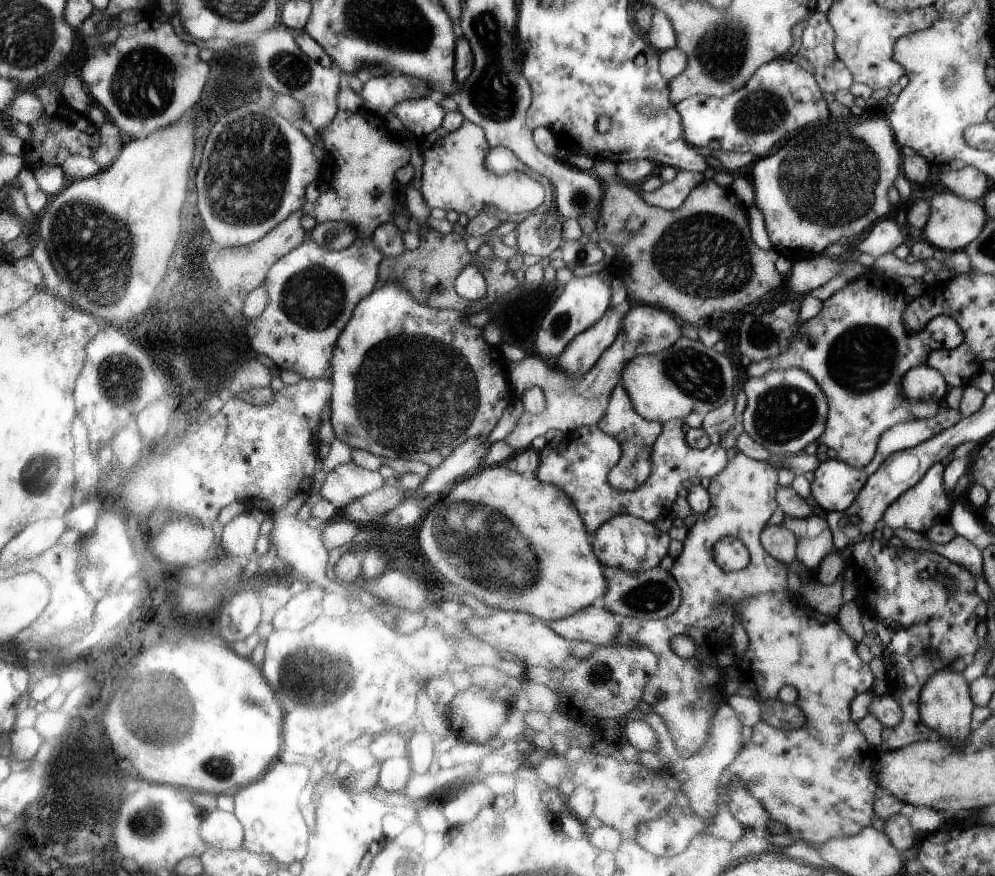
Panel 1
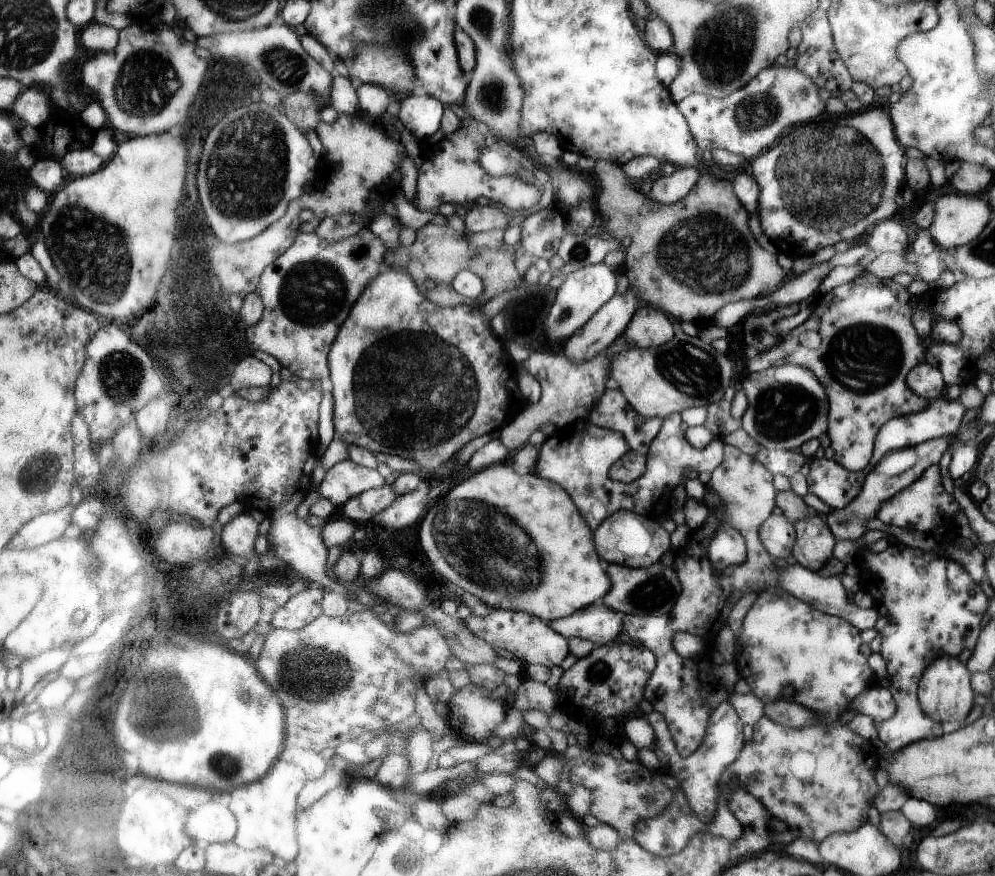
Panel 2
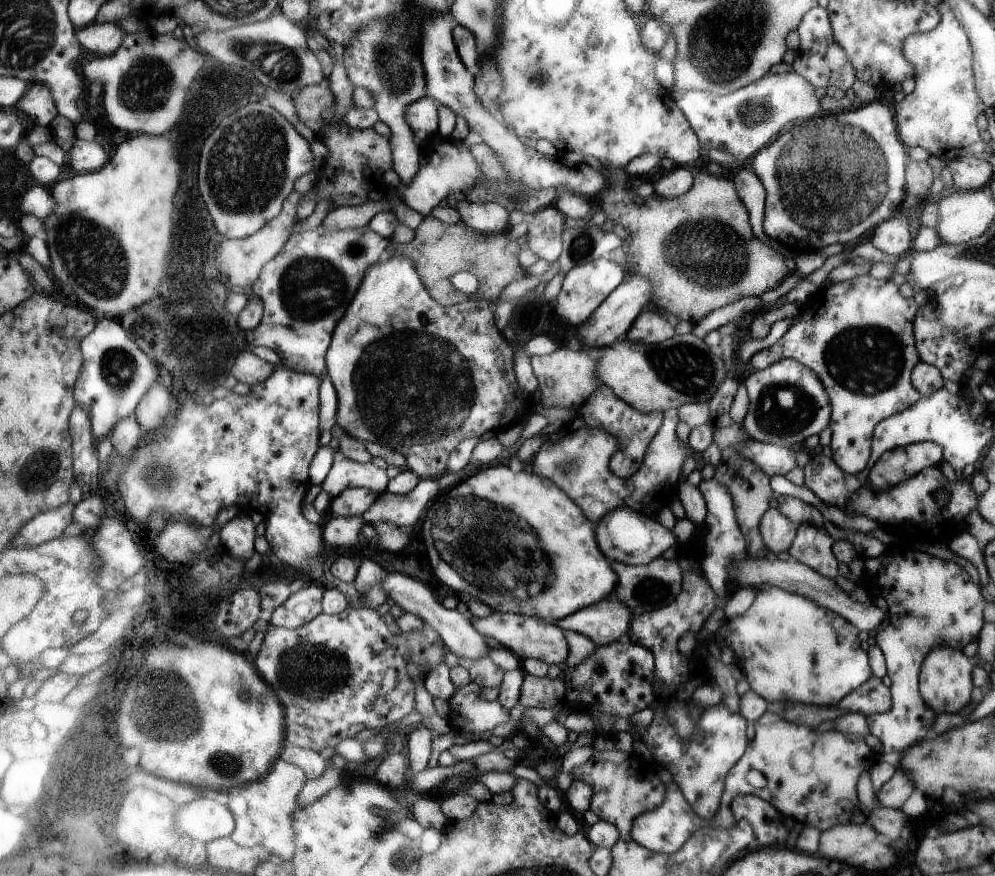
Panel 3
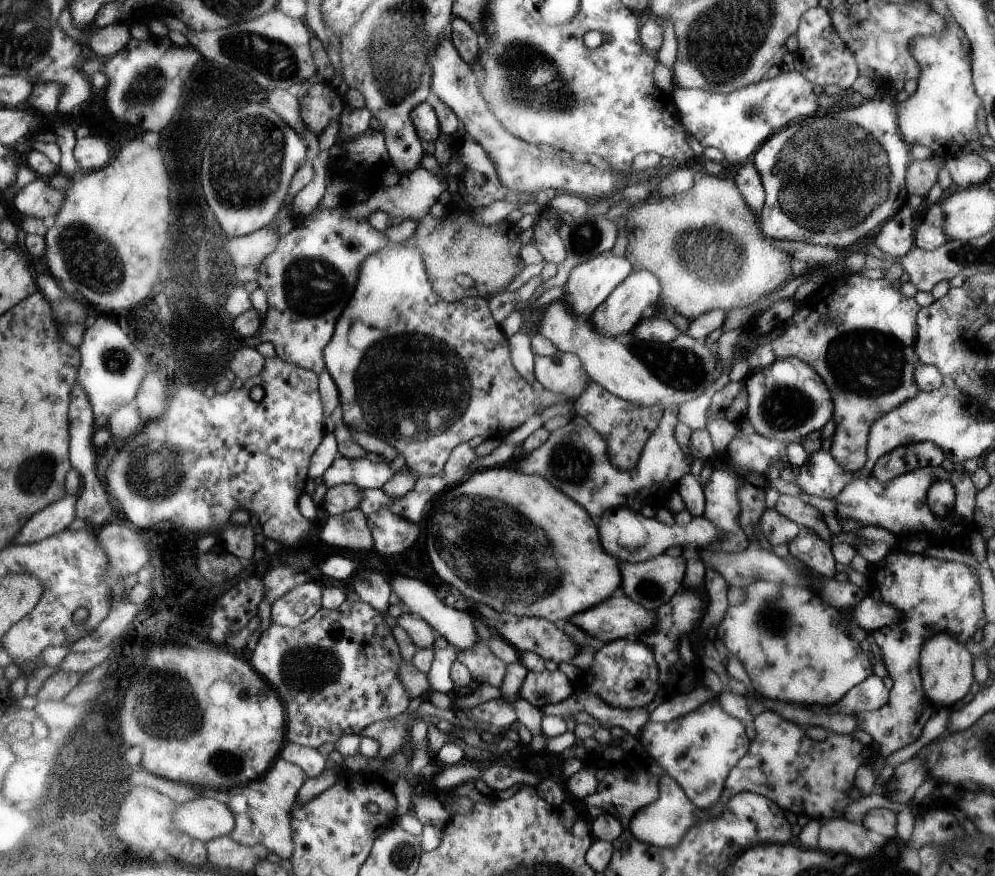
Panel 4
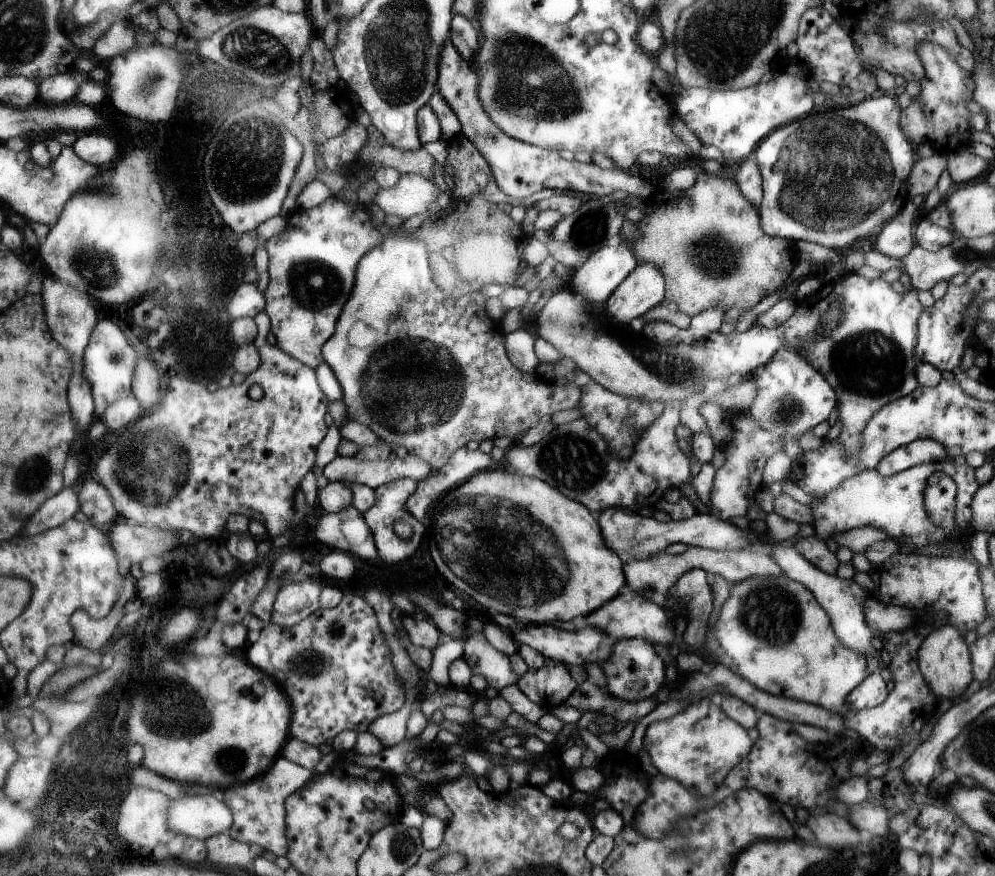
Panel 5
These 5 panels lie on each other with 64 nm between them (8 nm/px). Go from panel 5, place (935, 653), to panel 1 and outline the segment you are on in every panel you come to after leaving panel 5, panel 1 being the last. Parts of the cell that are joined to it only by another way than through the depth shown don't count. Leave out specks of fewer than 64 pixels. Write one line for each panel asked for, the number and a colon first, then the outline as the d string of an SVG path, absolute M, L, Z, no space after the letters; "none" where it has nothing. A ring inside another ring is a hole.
1: M943 666L939 670L935 670L927 682L923 684L921 692L919 692L919 714L921 720L939 732L939 736L943 738L951 738L955 742L959 742L967 732L969 732L969 714L973 710L975 702L971 702L969 696L969 682L963 676L963 672L955 672L949 666Z
2: M939 656L935 658L921 674L919 678L919 688L917 688L917 696L919 696L919 704L921 704L921 710L931 716L933 720L937 722L945 722L945 720L951 720L951 722L959 722L961 718L965 718L969 712L971 712L971 688L969 686L969 678L971 678L971 672L965 664L959 662L959 658L955 656Z
3: M933 646L925 660L921 662L919 672L919 692L927 706L931 706L937 714L955 712L969 702L969 692L973 688L973 658L967 658L963 650L955 650L951 646Z
4: M951 632L933 634L921 648L919 654L919 672L923 680L923 690L927 700L931 700L937 708L951 708L951 704L961 704L961 698L969 692L969 686L975 682L973 678L973 654L961 644Z

